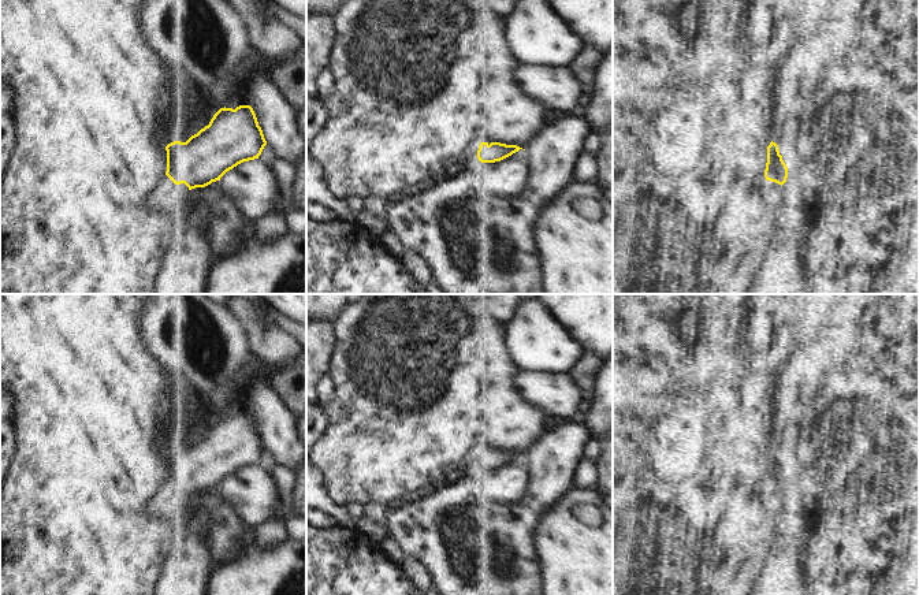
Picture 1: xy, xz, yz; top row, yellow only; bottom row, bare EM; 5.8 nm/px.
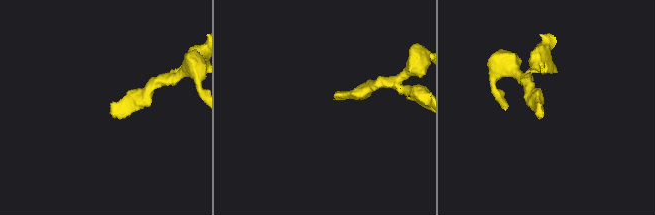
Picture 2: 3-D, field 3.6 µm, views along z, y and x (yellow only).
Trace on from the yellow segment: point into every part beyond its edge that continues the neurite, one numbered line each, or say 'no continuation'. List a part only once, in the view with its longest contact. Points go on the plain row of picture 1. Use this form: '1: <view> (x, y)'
1: xy (166, 502)

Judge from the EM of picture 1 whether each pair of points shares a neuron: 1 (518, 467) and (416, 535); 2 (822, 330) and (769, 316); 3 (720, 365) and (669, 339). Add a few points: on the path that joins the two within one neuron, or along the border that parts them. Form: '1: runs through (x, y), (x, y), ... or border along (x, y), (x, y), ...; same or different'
1: border along (461, 473), (479, 498), (508, 504); different
2: border along (815, 311), (811, 323), (792, 354); different
3: border along (711, 324), (695, 349), (695, 364), (700, 383); different

